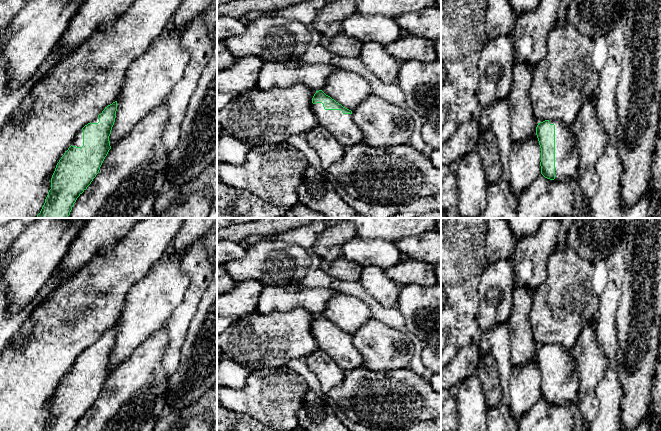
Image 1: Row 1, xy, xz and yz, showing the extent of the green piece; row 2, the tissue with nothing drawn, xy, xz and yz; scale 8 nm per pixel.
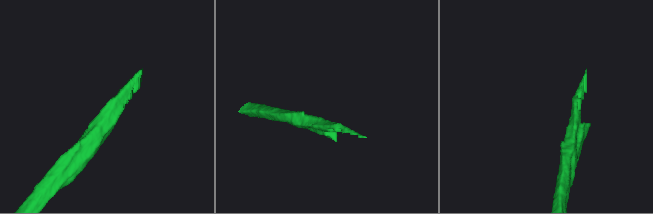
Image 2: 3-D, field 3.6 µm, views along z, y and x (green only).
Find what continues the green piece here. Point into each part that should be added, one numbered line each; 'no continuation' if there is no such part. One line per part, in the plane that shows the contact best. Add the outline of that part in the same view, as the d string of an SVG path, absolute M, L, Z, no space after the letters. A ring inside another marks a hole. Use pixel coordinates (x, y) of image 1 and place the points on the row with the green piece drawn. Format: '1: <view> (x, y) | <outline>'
1: yz (566, 154) | M550 119L549 123L555 125L555 179L572 178L578 167L575 135L563 121Z

